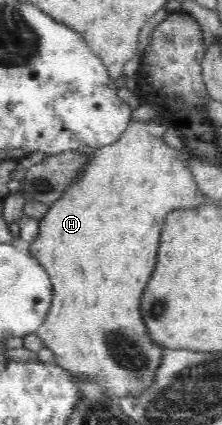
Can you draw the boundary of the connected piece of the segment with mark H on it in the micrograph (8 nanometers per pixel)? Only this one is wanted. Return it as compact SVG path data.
M152 118L149 122L130 120L126 130L116 142L98 147L91 154L90 162L84 166L83 170L80 170L79 179L66 188L66 192L54 201L48 208L48 212L42 216L42 219L39 219L40 230L38 236L34 242L27 245L32 257L36 257L48 271L53 290L52 304L50 310L48 310L48 316L37 328L37 336L41 338L48 350L52 350L53 361L58 366L69 370L82 381L100 384L110 400L119 400L134 394L139 396L144 390L150 389L155 382L156 370L162 362L162 350L164 348L154 343L150 339L150 335L146 334L146 326L144 326L144 320L142 320L142 314L140 314L140 296L142 296L142 292L144 292L144 288L146 288L148 280L154 272L154 266L156 266L156 256L158 256L158 246L160 246L160 230L164 226L166 214L172 212L172 210L200 208L200 206L204 206L206 200L206 196L197 189L196 179L194 179L189 167L189 162L193 158L192 154L185 148L185 145L180 150L176 150L163 141L163 134L168 129L169 125L165 119Z

